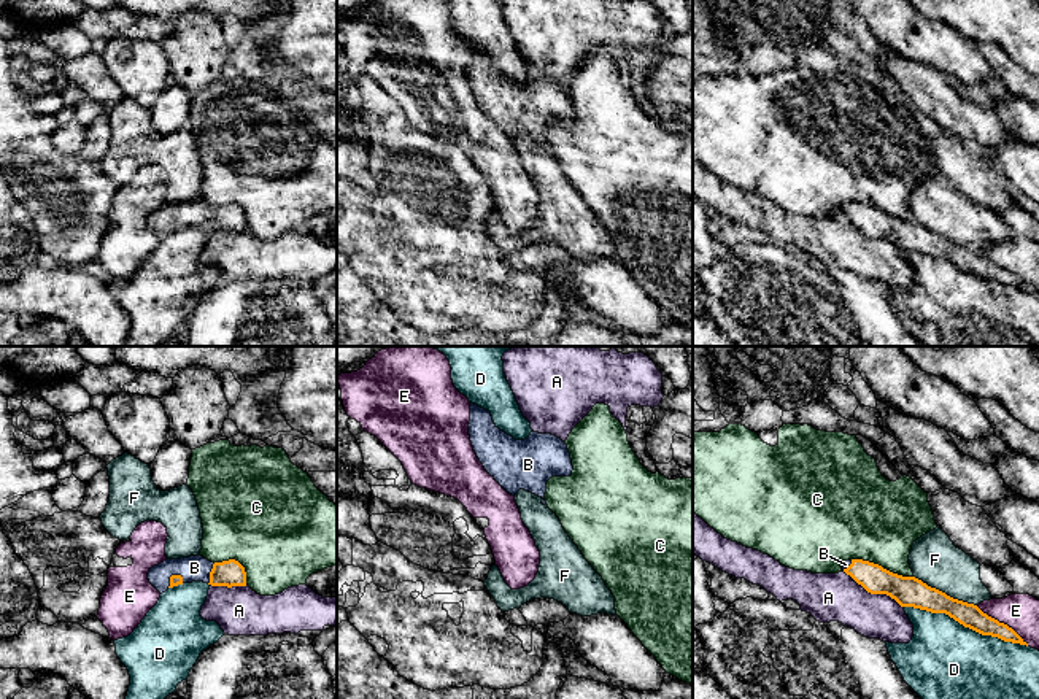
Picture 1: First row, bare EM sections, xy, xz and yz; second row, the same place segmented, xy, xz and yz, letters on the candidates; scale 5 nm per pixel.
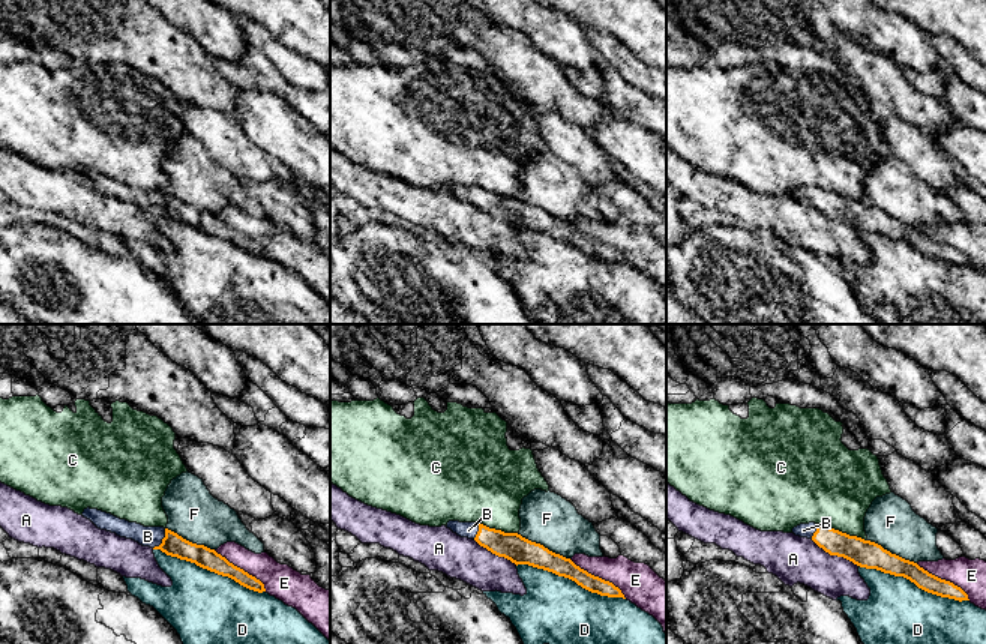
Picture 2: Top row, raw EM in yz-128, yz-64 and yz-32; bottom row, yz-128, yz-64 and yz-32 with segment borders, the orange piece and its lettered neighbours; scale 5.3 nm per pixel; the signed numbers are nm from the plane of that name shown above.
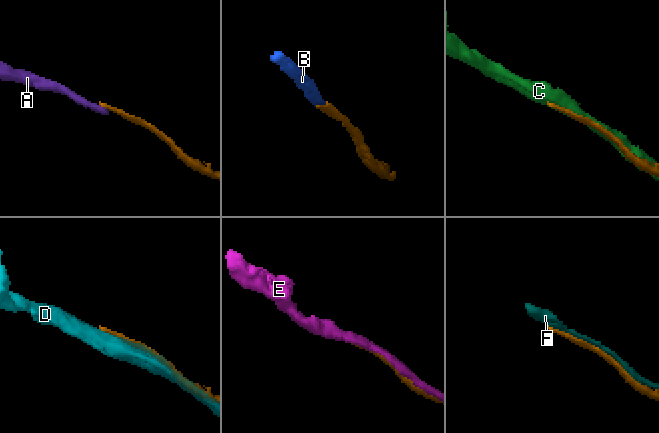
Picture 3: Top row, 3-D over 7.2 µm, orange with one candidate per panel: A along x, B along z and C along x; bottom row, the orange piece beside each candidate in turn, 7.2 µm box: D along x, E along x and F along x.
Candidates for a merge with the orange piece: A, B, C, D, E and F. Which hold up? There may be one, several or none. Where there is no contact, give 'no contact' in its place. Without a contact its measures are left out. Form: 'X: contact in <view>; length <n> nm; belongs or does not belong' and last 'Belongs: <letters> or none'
A: contact in yz; length 360 nm; does not belong
B: contact in xy; length 120 nm; belongs
C: contact in yz; length 340 nm; does not belong
D: contact in yz; length 650 nm; does not belong
E: contact in yz; length 340 nm; does not belong
F: contact in yz; length 360 nm; does not belong
Belongs: B

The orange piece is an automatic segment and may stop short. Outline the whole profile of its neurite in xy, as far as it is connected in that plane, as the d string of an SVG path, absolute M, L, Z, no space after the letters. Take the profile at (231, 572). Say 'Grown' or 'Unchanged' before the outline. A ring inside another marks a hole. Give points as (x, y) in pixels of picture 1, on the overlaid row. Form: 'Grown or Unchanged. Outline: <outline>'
Grown. Outline: M203 556L165 559L148 572L149 583L162 594L168 588L203 581L211 586L246 586L245 567L235 561L211 562Z

